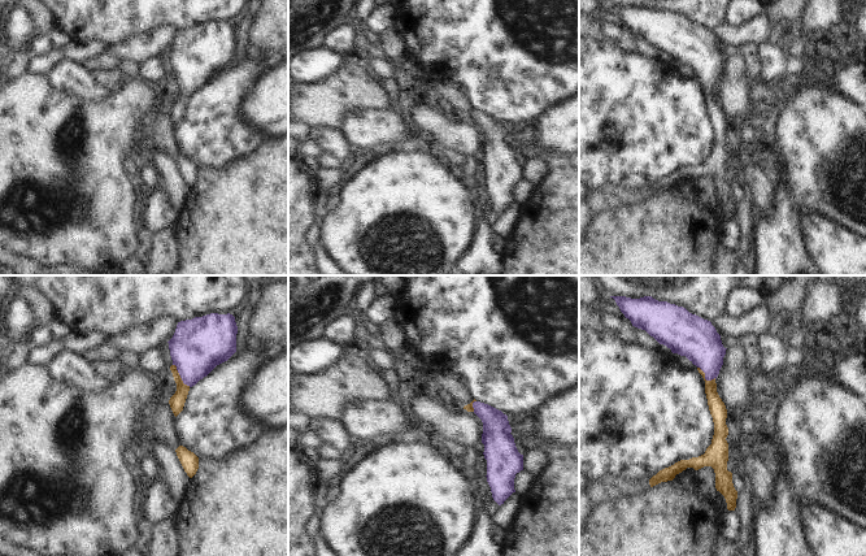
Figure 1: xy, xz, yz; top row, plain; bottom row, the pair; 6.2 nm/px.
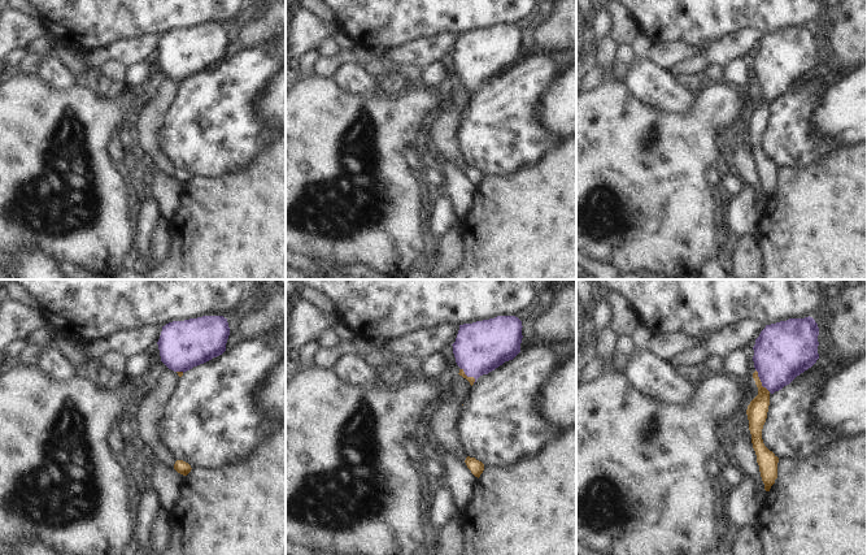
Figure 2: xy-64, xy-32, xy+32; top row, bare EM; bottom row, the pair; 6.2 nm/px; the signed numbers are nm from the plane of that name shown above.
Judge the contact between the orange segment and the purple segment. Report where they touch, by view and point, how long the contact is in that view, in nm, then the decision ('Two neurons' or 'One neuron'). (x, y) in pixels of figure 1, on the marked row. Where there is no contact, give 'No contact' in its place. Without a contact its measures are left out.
Touches orange at xy (179, 377). Shared border 180 nm. One neuron

